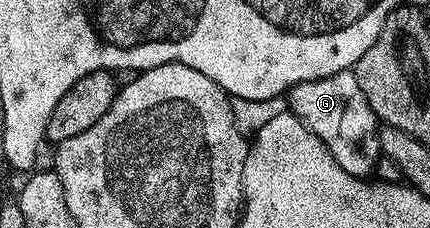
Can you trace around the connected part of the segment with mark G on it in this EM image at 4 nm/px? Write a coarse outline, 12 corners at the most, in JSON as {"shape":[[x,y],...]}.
{"shape":[[353,71],[290,89],[289,112],[366,179],[380,122]]}

